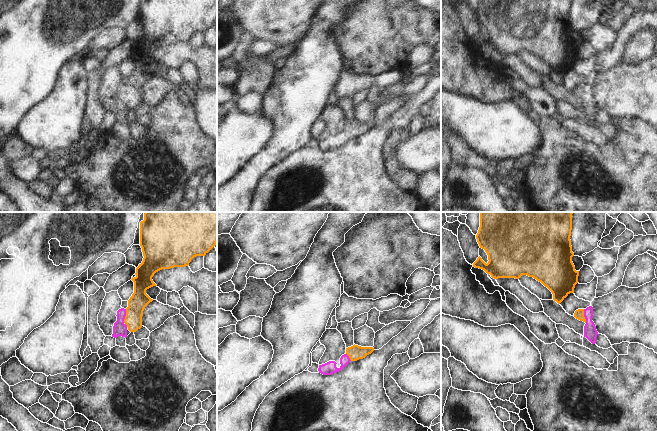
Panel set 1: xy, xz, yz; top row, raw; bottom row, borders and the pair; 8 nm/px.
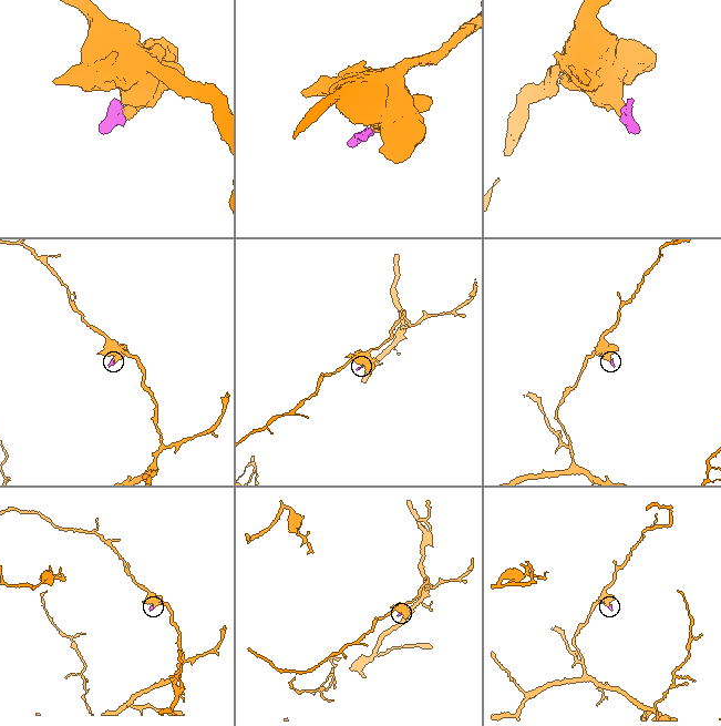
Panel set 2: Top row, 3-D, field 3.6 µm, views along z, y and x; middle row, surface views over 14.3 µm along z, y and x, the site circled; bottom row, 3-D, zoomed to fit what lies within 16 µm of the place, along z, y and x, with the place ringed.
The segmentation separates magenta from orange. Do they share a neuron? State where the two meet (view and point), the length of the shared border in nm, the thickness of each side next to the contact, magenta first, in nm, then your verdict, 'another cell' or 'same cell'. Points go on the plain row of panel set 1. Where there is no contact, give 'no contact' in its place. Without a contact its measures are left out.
xy (124, 94) | 140 nm | 110/150 nm | same cell

